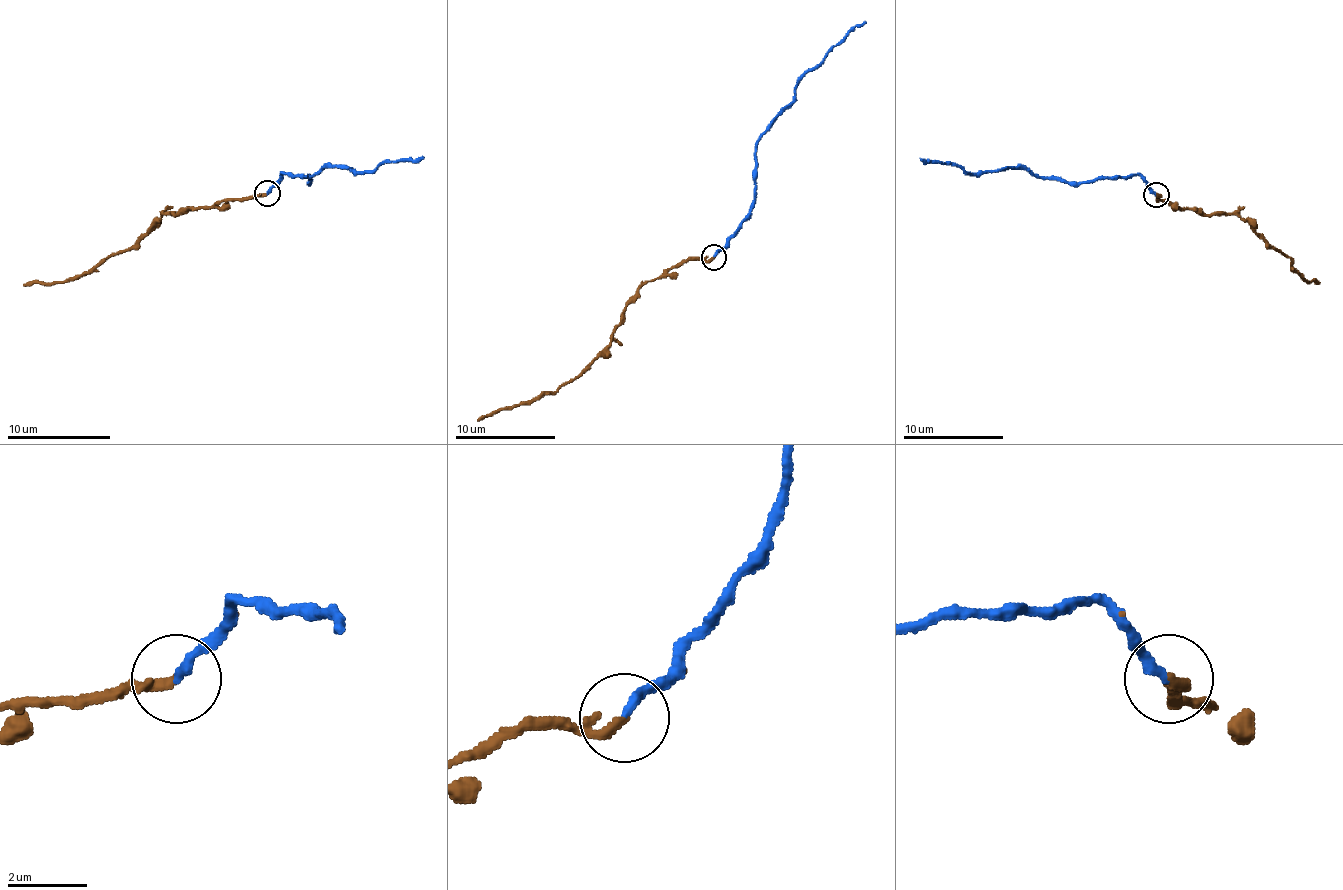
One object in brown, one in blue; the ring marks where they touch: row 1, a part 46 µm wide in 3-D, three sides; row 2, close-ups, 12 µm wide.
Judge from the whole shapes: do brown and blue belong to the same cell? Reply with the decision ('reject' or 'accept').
accept

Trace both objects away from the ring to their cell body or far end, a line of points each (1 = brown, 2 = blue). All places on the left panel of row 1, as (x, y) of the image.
1: (266, 193), (176, 213), (163, 213), (126, 250), (111, 252), (80, 276), (44, 283), (23, 283)
2: (266, 193), (282, 175), (310, 177), (323, 167), (346, 167), (365, 172), (385, 162), (409, 162), (424, 156)

